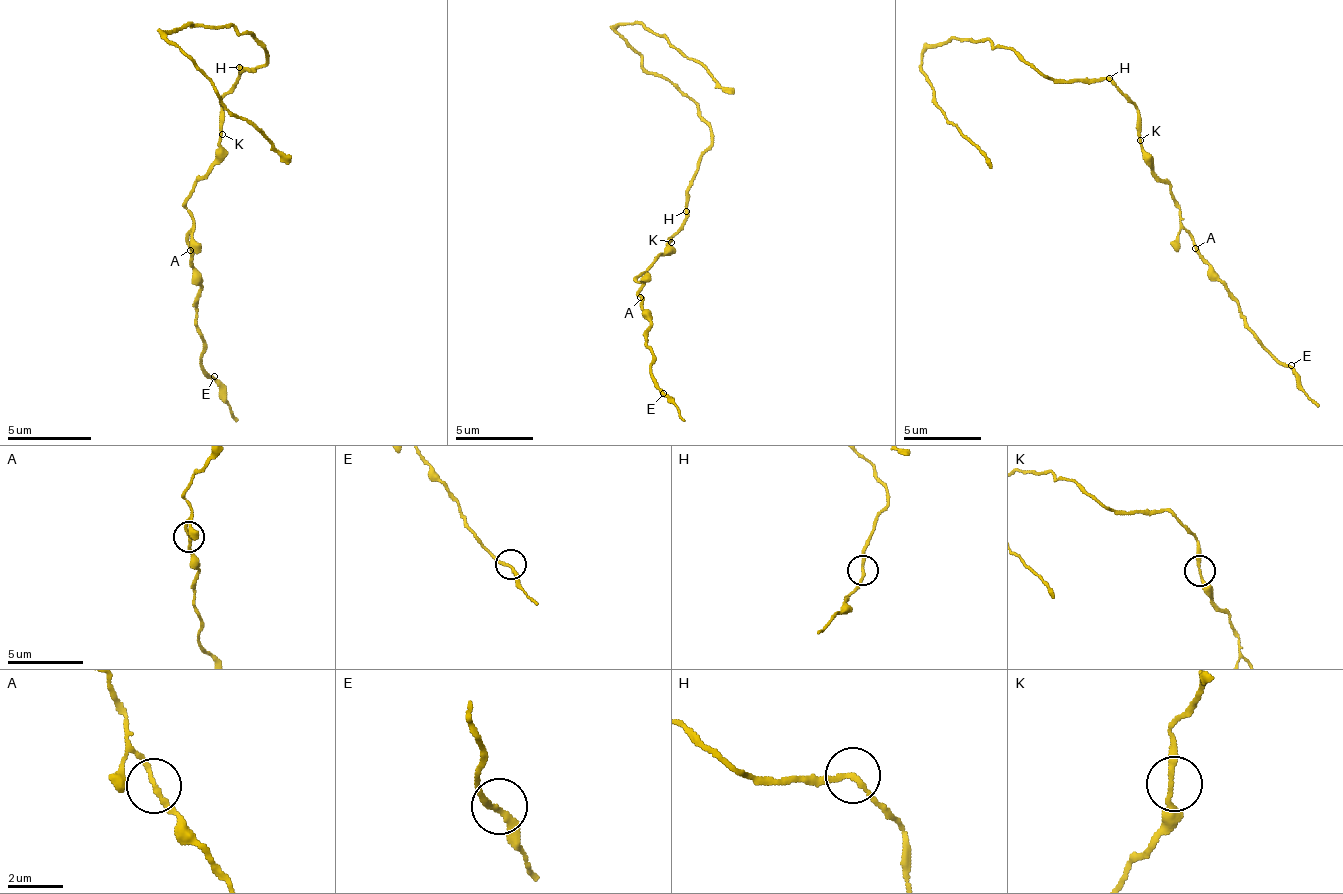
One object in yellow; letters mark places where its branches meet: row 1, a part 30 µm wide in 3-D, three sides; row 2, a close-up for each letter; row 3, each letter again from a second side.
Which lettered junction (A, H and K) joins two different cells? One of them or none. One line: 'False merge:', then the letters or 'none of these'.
False merge: none of these

